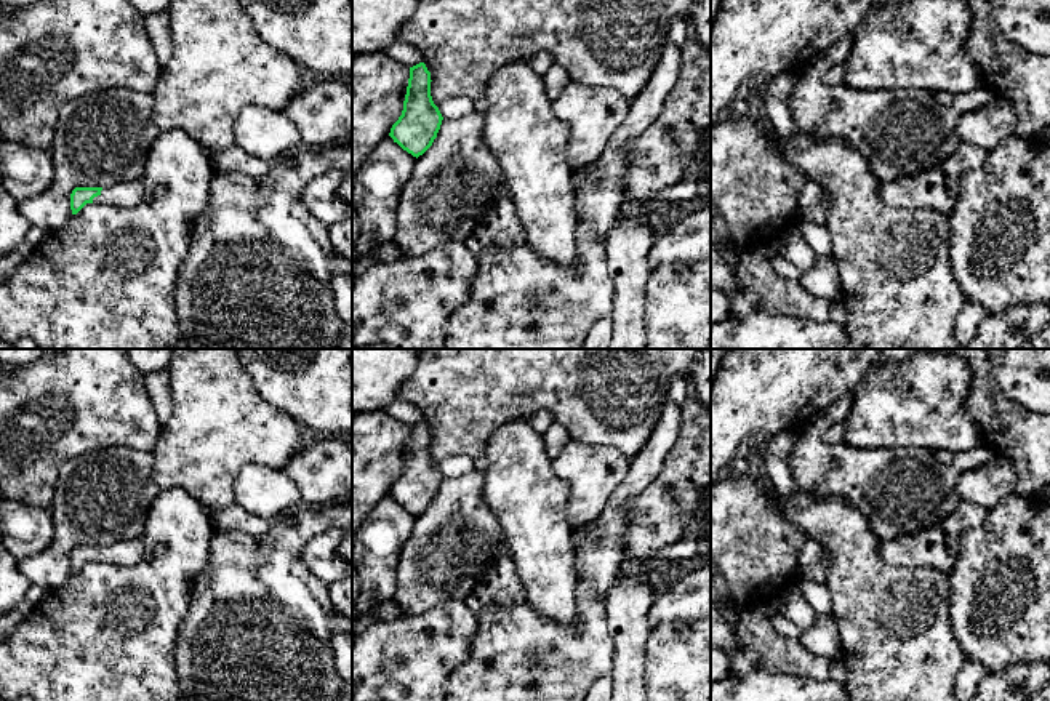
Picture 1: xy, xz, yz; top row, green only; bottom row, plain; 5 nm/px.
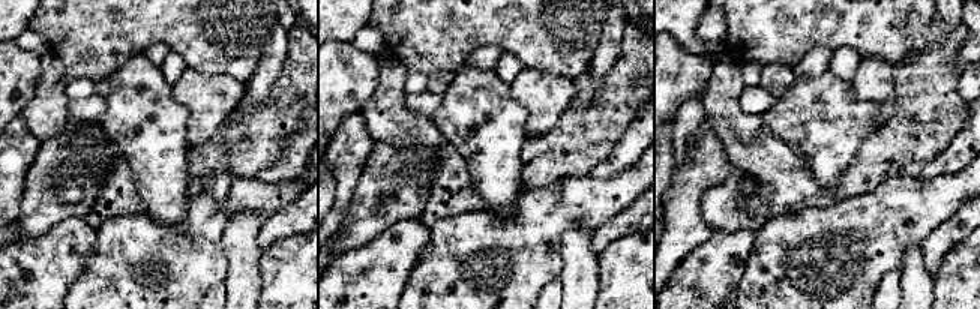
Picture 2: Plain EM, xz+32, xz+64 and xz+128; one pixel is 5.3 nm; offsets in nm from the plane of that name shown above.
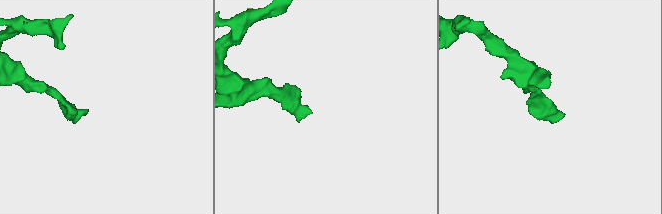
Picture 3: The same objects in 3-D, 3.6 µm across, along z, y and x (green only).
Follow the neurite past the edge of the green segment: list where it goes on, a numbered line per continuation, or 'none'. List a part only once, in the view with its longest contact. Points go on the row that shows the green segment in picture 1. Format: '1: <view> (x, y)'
1: xy (125, 194)

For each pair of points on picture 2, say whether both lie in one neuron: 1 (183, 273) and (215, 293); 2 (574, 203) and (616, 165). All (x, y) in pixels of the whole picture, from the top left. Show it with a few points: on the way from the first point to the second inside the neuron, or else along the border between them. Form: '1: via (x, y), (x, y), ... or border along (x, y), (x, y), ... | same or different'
1: border along (222, 284), (213, 285), (206, 293) | different
2: border along (635, 164), (610, 177), (589, 176) | different

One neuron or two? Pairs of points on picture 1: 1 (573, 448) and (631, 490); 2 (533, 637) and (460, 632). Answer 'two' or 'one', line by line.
1: two
2: two

